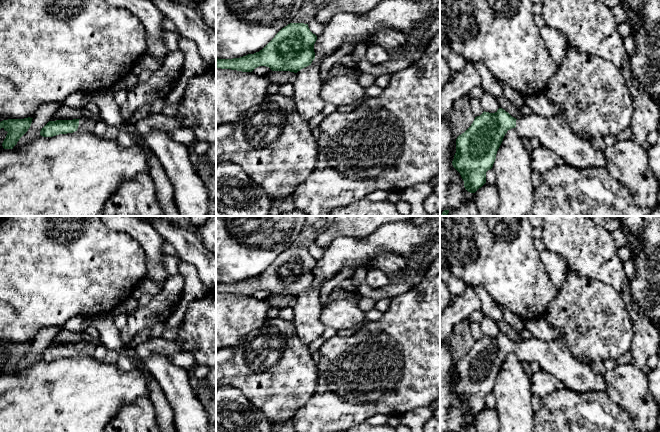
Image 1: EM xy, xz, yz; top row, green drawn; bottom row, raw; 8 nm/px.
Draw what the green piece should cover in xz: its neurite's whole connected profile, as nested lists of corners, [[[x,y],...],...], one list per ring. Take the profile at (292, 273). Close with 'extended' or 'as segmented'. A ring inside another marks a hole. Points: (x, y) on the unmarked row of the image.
[[[290,247],[282,252],[275,261],[259,276],[248,278],[240,282],[218,283],[216,292],[231,293],[242,296],[252,296],[259,290],[269,291],[272,295],[290,295],[297,298],[294,309],[294,320],[292,321],[300,340],[307,346],[321,337],[326,326],[321,321],[323,305],[320,303],[320,291],[313,288],[315,283],[314,268],[317,260],[313,258],[308,248]]]; extended

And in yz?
[[[499,332],[495,337],[484,335],[480,340],[475,341],[471,350],[456,363],[456,377],[452,389],[460,397],[464,411],[468,416],[475,417],[486,407],[486,396],[492,393],[503,362],[512,352],[516,353],[522,363],[538,362],[542,370],[552,374],[564,384],[565,388],[572,391],[583,393],[605,390],[603,376],[596,374],[588,364],[574,358],[558,338],[543,341],[533,337],[516,343],[504,333]]]; extended

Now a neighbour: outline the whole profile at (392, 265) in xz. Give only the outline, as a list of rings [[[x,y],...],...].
[[[381,252],[372,260],[372,268],[384,272],[389,279],[400,280],[400,273],[406,268],[405,259],[391,252]]]

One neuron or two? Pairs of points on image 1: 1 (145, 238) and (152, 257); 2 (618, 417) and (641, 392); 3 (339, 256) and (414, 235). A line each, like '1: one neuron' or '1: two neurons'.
1: one neuron
2: two neurons
3: one neuron

